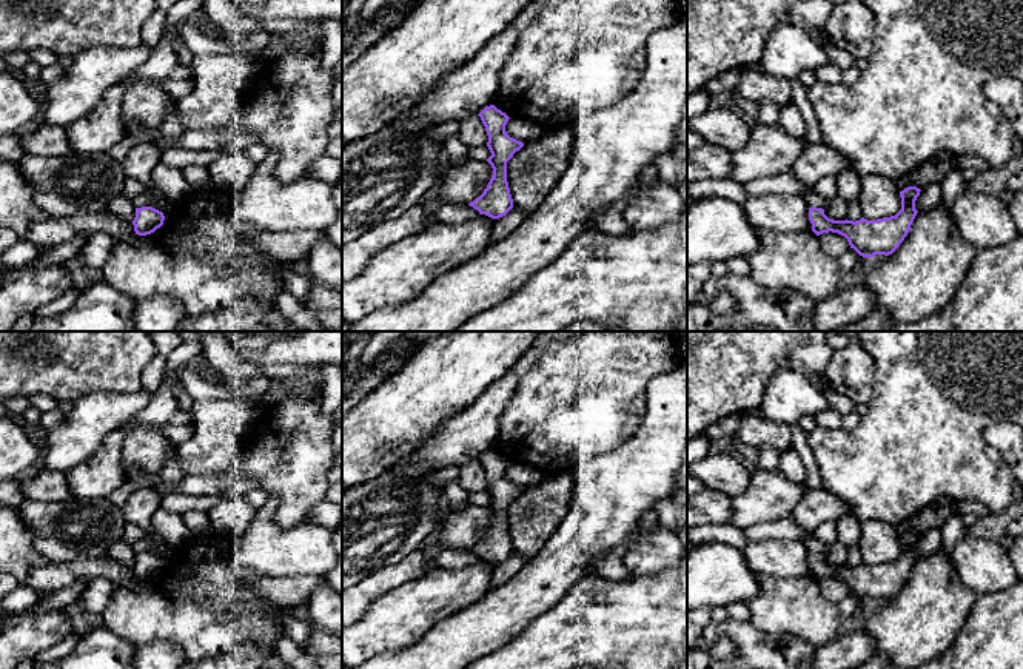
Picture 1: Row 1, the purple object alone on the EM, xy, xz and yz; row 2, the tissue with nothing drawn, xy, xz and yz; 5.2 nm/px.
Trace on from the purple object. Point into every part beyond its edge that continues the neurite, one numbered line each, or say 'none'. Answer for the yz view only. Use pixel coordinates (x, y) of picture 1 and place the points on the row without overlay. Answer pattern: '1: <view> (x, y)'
none

